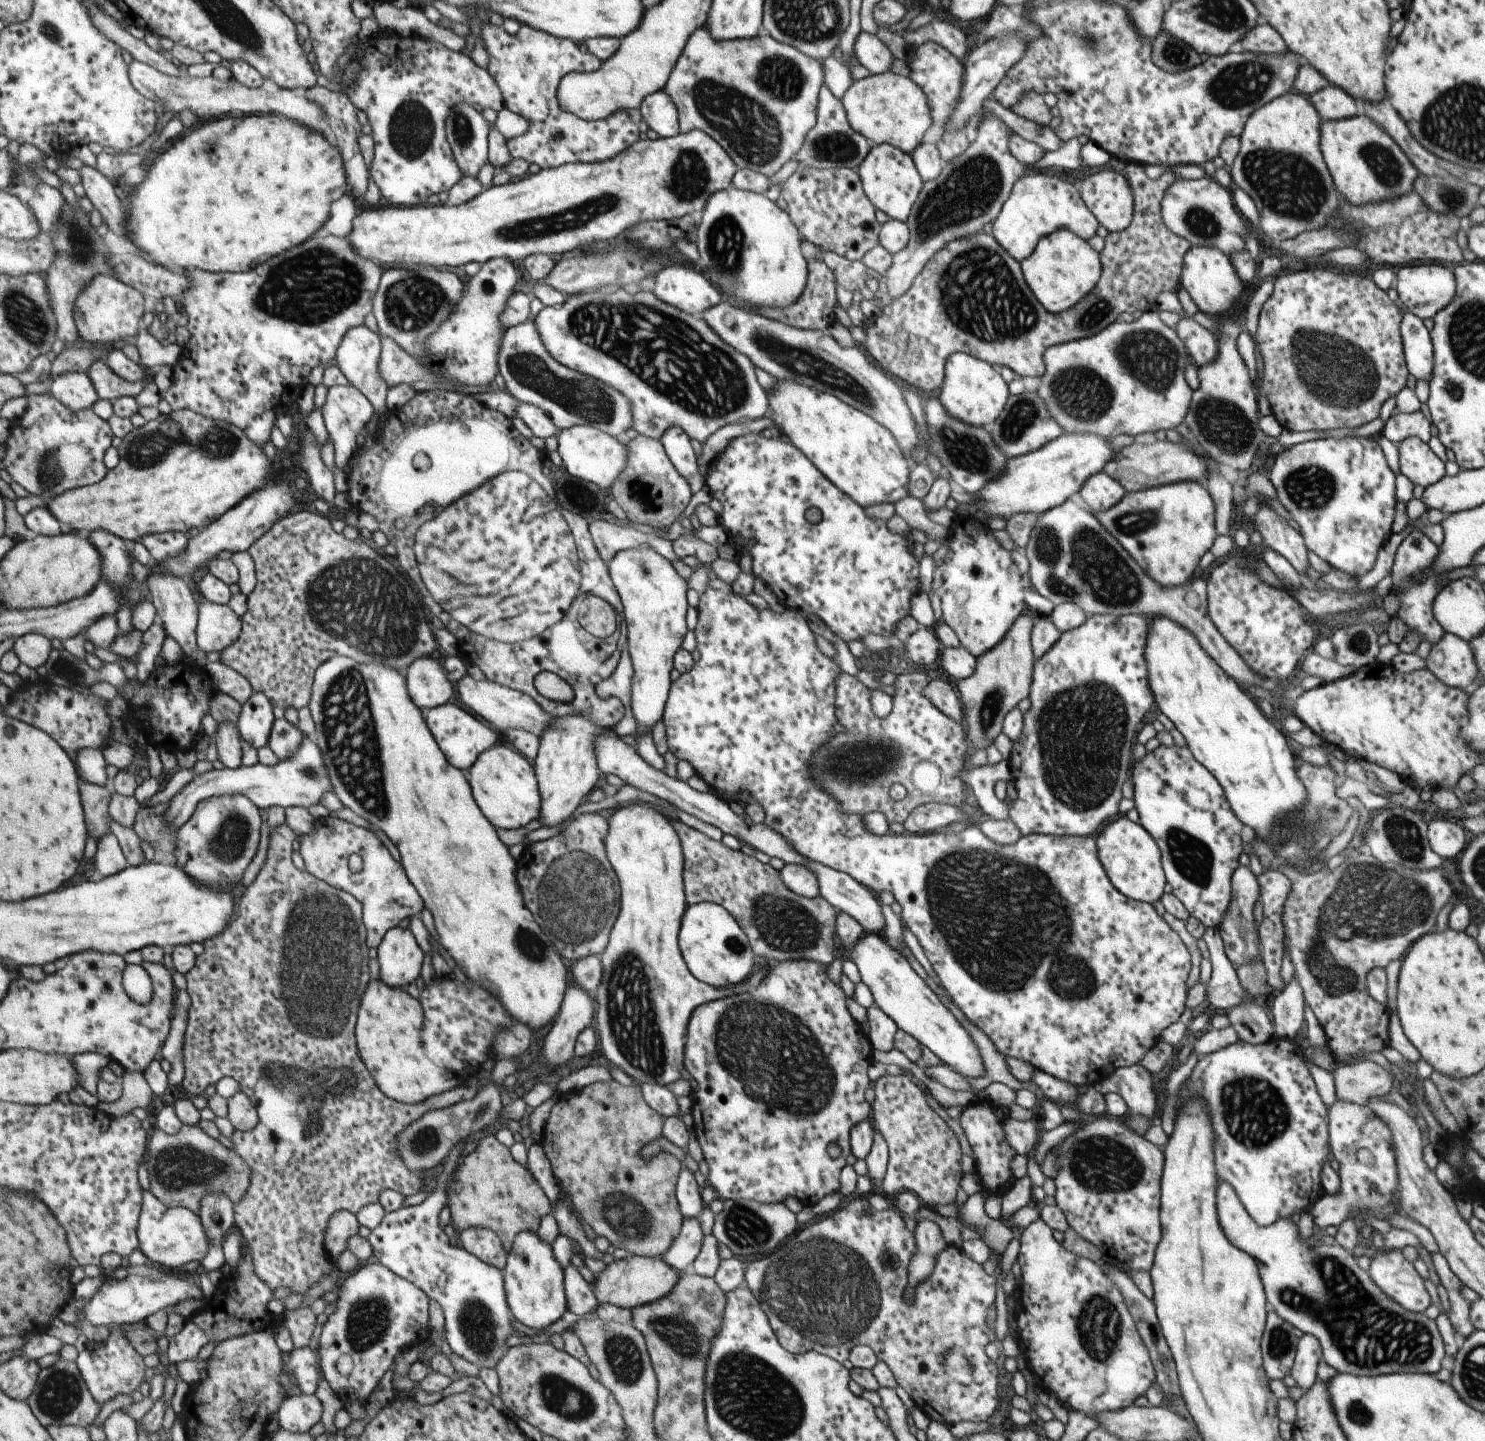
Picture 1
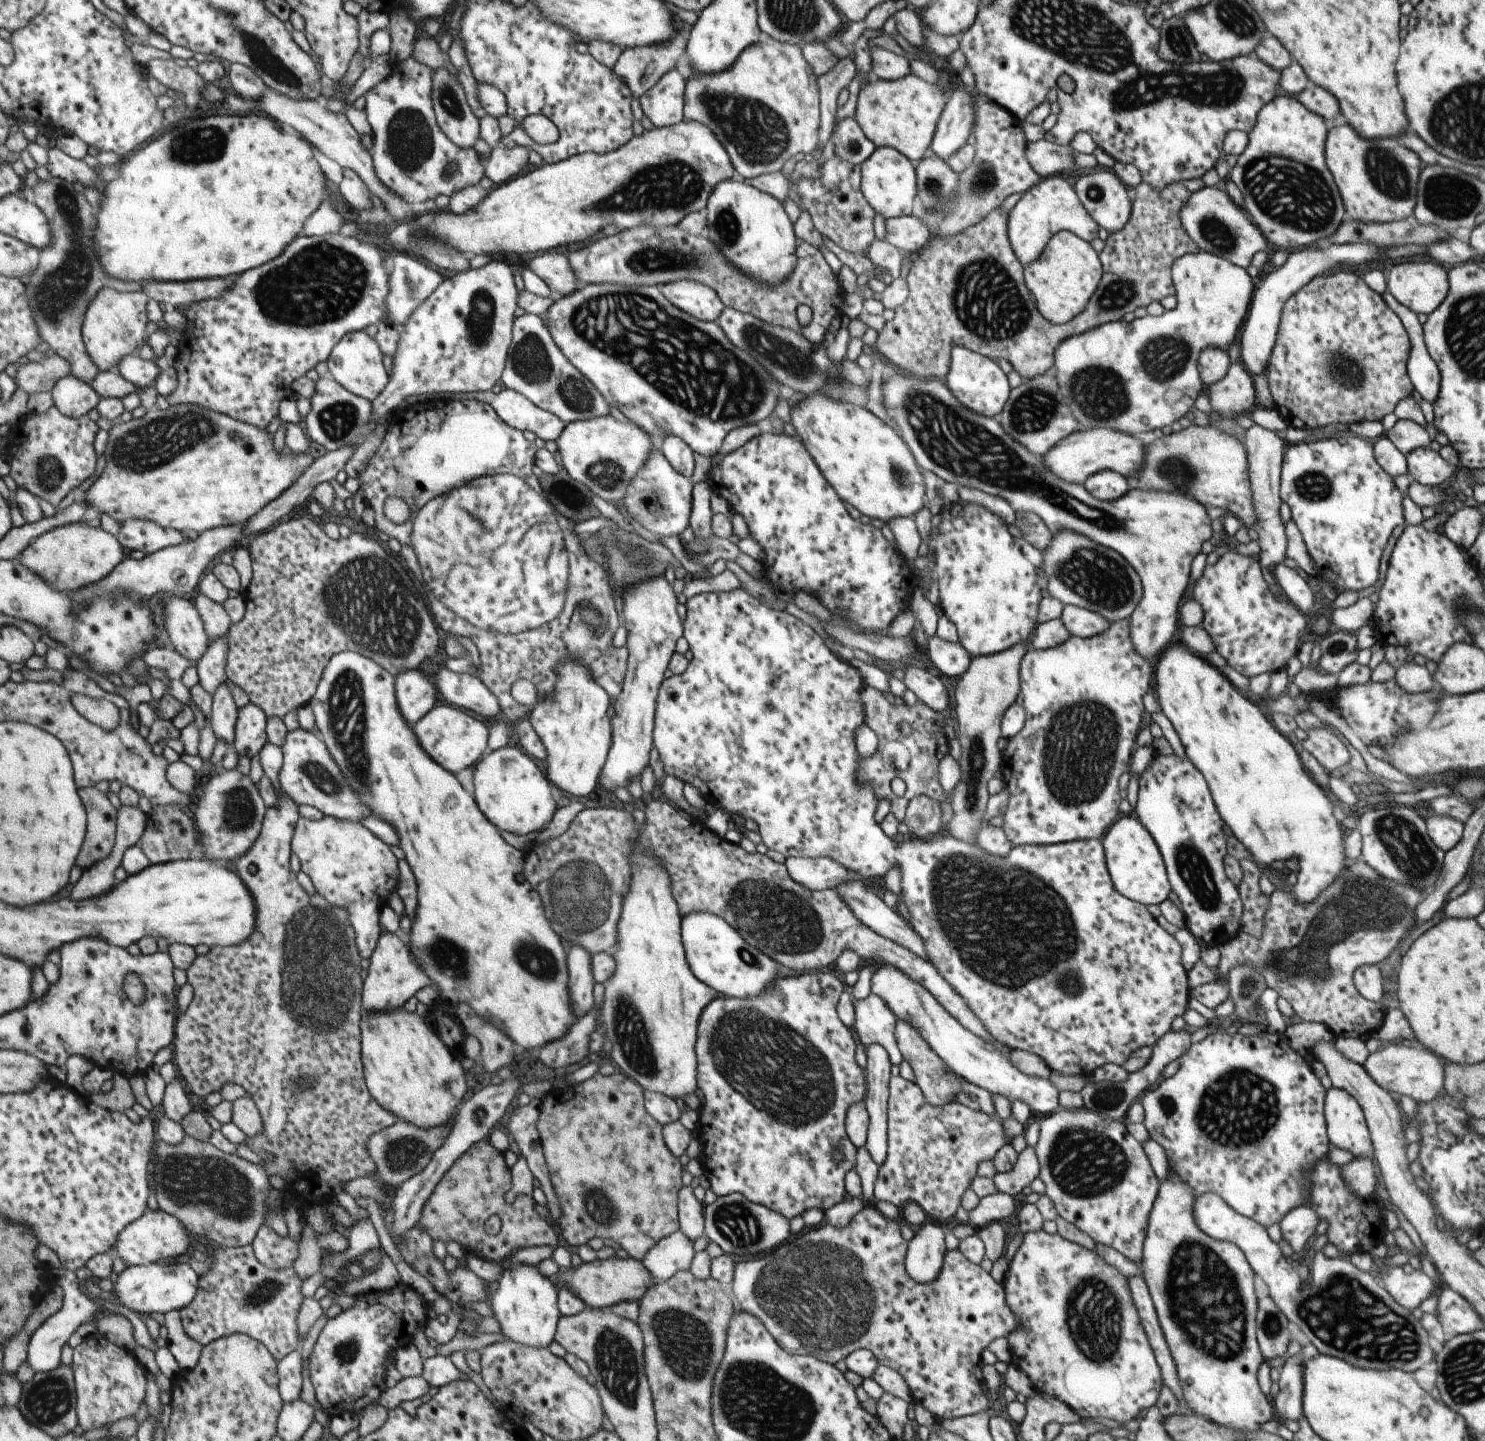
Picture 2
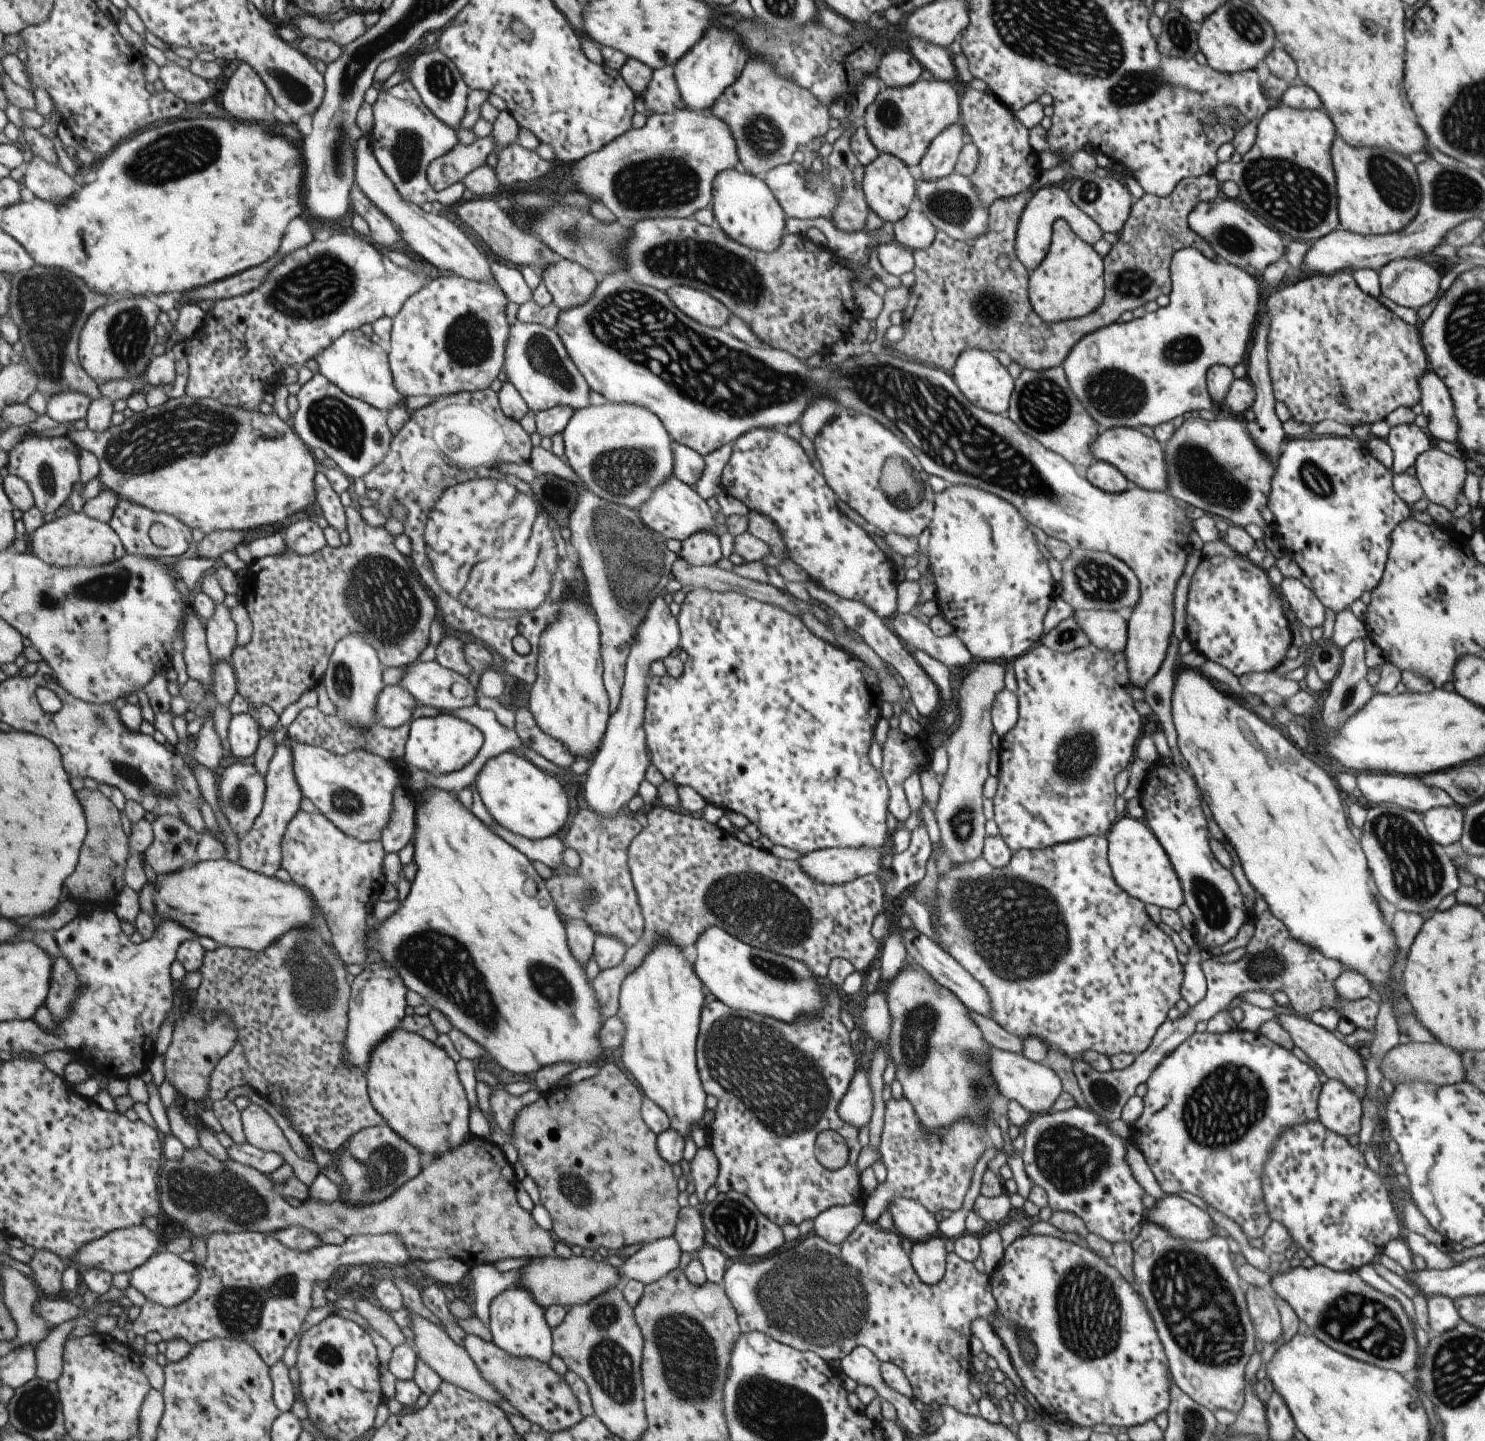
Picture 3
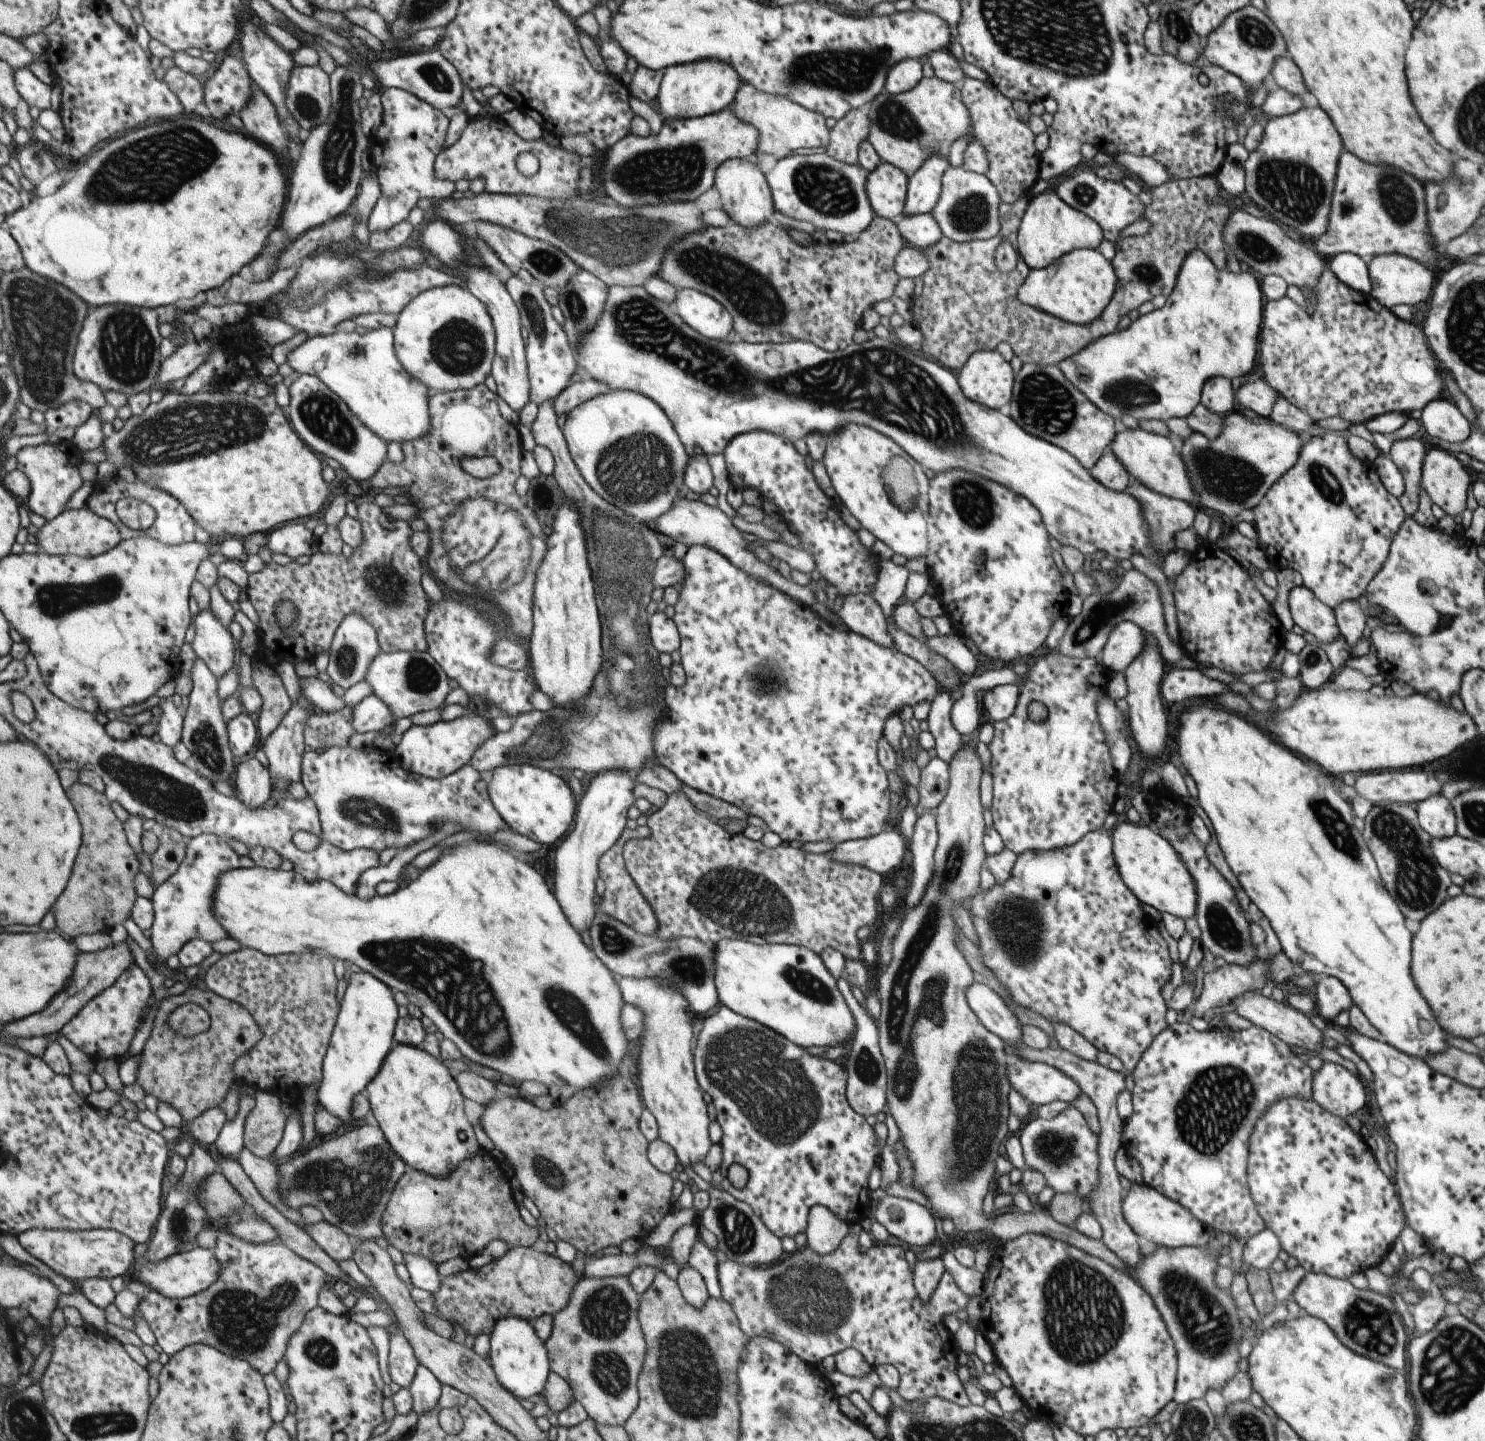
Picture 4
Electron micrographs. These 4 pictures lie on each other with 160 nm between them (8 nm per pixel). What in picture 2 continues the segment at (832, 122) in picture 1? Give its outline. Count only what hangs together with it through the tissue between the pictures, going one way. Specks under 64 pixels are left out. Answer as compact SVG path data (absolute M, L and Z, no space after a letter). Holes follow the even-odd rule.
M846 117L834 122L830 139L833 142L834 156L853 166L860 165L875 148L862 133L853 117Z

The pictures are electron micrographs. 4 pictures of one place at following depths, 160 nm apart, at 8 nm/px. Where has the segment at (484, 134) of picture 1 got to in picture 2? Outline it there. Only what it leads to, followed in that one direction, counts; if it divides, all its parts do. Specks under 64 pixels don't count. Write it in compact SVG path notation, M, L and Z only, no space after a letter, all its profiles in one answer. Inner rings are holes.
M437 69L434 74L434 109L438 123L452 141L463 149L471 149L482 138L480 119L468 103L463 85L457 82L455 76L451 76L451 72Z

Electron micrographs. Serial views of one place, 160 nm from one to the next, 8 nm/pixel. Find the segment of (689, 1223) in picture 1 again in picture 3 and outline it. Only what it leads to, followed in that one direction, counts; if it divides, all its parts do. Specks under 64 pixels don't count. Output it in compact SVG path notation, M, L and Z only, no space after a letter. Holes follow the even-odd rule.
M671 1235L643 1243L632 1255L625 1258L623 1266L617 1267L618 1273L624 1281L633 1279L648 1285L677 1269L679 1256L681 1250L675 1237Z

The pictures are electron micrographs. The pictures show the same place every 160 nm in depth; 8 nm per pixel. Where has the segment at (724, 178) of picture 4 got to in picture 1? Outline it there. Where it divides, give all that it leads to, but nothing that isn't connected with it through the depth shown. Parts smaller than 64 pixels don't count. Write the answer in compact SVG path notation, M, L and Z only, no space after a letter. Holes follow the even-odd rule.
M730 184L709 196L696 221L695 248L699 253L699 271L725 299L734 303L741 300L752 307L784 308L799 298L807 279L806 262L799 248L801 237L775 201L771 202L765 194L737 189Z

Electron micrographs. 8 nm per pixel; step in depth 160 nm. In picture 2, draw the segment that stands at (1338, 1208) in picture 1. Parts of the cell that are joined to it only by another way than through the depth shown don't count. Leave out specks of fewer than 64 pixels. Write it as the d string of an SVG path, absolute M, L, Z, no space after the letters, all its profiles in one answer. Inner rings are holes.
M1330 1087L1324 1094L1323 1112L1331 1146L1347 1150L1353 1158L1373 1158L1373 1145L1361 1107L1352 1096ZM1307 1205L1291 1209L1280 1220L1281 1239L1285 1239L1291 1246L1294 1254L1307 1245L1307 1240L1315 1230L1319 1229L1318 1216Z

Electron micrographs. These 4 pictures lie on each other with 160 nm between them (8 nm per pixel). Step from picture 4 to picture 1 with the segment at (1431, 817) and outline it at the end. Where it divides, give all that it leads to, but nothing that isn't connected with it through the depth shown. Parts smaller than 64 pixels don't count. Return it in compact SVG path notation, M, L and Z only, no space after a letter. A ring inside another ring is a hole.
M1437 818L1426 825L1426 838L1429 848L1441 859L1455 858L1466 846L1466 831L1455 821Z

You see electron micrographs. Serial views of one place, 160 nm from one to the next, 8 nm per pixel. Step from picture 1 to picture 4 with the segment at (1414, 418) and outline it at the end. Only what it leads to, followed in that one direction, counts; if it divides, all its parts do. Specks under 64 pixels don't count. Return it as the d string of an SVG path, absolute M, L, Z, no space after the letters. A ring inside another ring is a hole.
M1403 438L1390 442L1388 458L1395 464L1404 483L1403 494L1399 496L1399 506L1406 517L1410 517L1419 504L1420 474L1427 447L1417 438Z

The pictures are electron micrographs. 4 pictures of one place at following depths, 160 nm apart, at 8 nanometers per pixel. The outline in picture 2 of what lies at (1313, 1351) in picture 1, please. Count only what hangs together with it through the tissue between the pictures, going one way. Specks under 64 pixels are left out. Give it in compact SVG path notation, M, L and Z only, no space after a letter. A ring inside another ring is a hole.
M1290 1356L1279 1368L1277 1394L1270 1398L1278 1420L1297 1421L1302 1415L1303 1363L1305 1358Z

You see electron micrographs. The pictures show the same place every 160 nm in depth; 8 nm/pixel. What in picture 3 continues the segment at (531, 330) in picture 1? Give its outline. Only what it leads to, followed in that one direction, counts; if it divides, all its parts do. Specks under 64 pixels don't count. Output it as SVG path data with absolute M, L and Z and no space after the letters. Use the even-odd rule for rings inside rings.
M515 321L510 328L504 370L508 380L517 388L519 397L524 399L531 410L544 411L565 405L574 411L590 405L590 387L585 384L585 377L577 372L578 368L573 366L574 362L569 357L555 329L547 329L537 323Z

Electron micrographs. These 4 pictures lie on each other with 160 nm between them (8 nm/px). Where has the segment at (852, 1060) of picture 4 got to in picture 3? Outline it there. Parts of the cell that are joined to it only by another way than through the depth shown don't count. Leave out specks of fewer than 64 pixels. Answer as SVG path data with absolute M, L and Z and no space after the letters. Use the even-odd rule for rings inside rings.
M861 1070L855 1071L847 1092L836 1108L839 1118L856 1129L867 1125L873 1110L873 1096L871 1096L867 1077L868 1074L864 1074Z

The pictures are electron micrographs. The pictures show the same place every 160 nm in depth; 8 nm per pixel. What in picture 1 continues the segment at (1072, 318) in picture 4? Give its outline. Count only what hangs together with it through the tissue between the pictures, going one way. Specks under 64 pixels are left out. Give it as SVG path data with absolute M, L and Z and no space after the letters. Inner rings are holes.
M1064 229L1043 236L1035 250L1020 263L1025 284L1033 297L1049 314L1057 315L1072 308L1095 287L1101 275L1098 253L1088 242Z

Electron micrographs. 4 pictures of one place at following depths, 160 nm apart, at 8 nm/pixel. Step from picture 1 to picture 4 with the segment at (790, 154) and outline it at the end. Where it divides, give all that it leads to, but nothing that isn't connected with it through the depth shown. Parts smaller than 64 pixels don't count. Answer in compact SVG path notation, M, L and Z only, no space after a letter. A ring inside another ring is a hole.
M741 83L732 99L730 106L733 110L733 116L737 120L751 124L758 134L757 148L752 160L756 162L759 156L769 154L775 160L787 157L793 150L799 148L819 148L828 145L829 134L824 124L823 116L819 116L817 112L809 112L801 106L797 106L795 102L783 98L783 96L771 96L765 92L759 92L747 84Z

